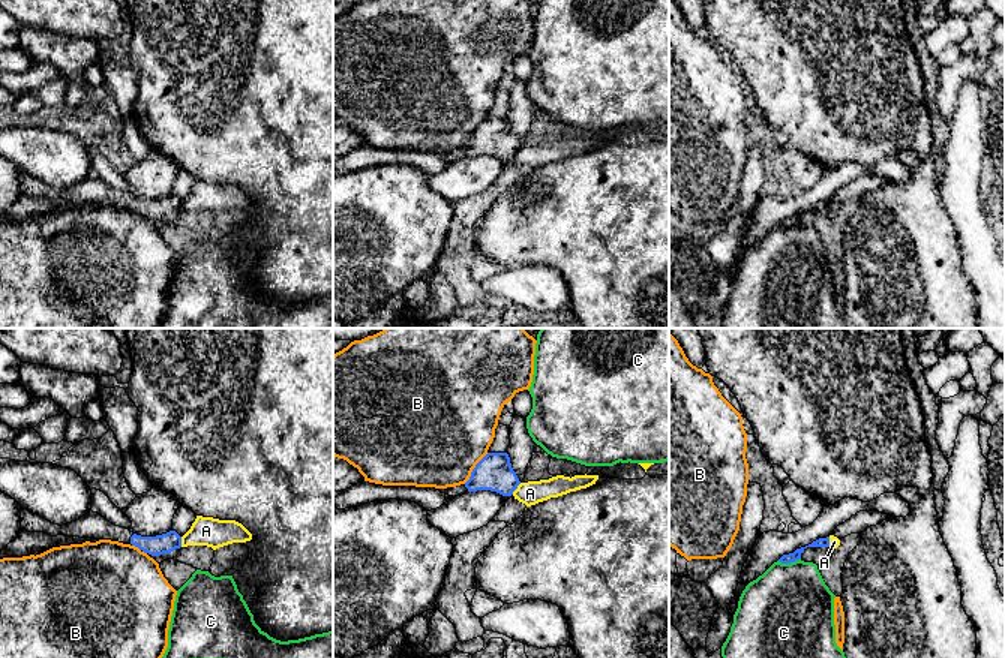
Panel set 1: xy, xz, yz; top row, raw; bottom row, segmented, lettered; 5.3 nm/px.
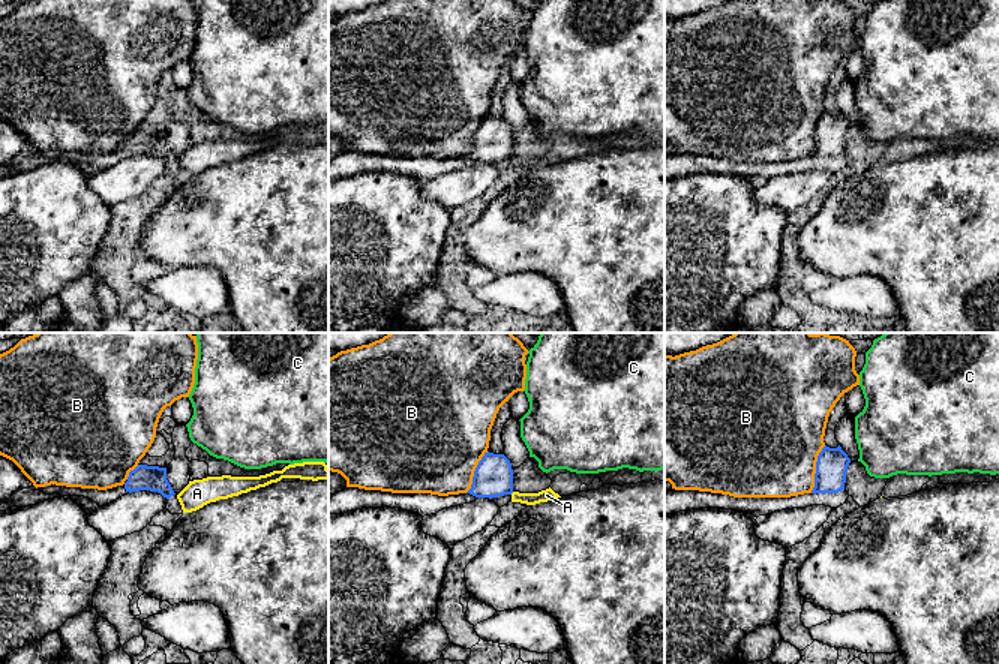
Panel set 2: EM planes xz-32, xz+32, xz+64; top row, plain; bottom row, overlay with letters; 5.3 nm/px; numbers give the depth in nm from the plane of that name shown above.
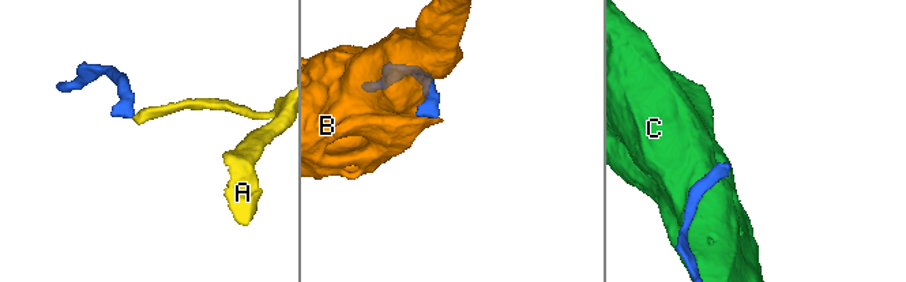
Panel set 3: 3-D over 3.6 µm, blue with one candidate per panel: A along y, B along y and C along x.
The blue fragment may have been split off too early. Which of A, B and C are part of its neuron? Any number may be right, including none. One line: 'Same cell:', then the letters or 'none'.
Same cell: none

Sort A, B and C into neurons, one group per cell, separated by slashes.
A / B / C

